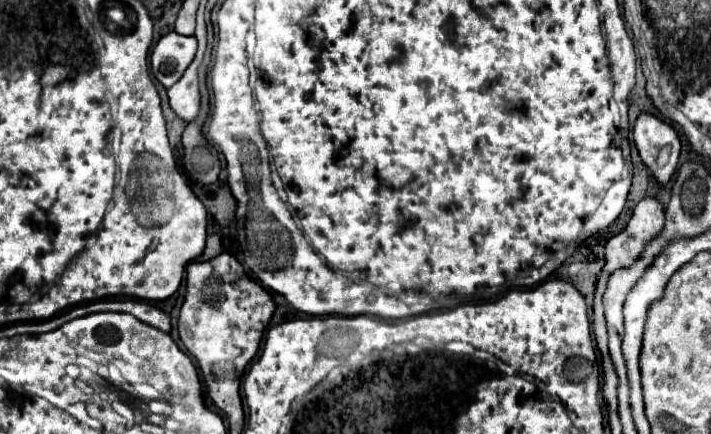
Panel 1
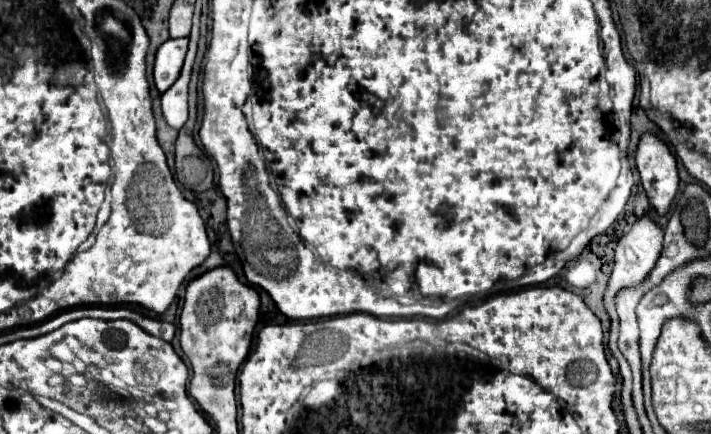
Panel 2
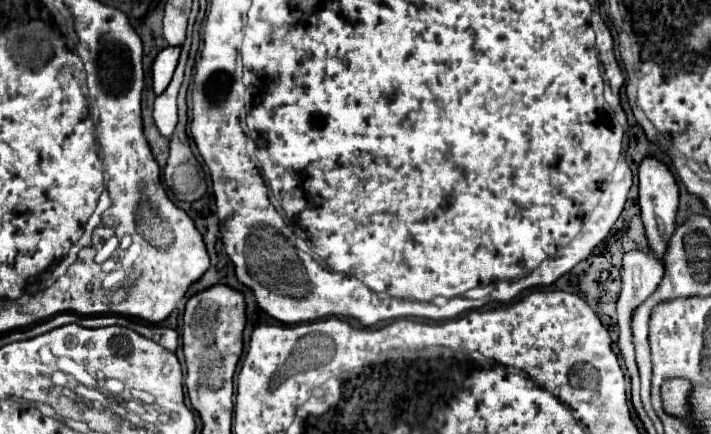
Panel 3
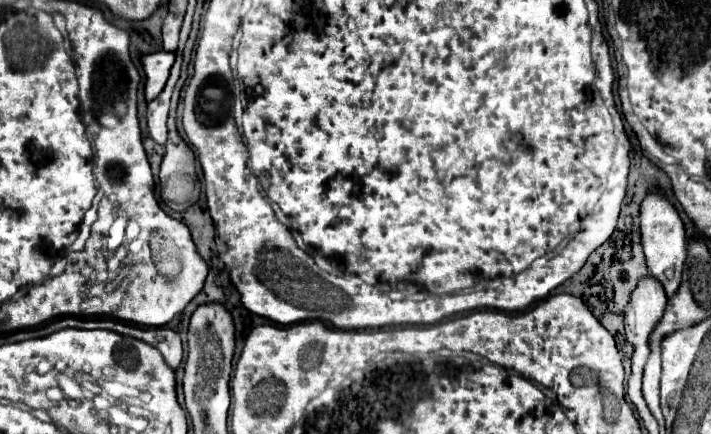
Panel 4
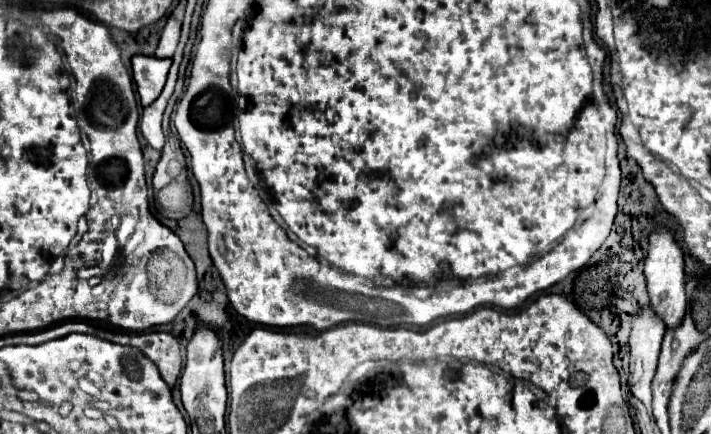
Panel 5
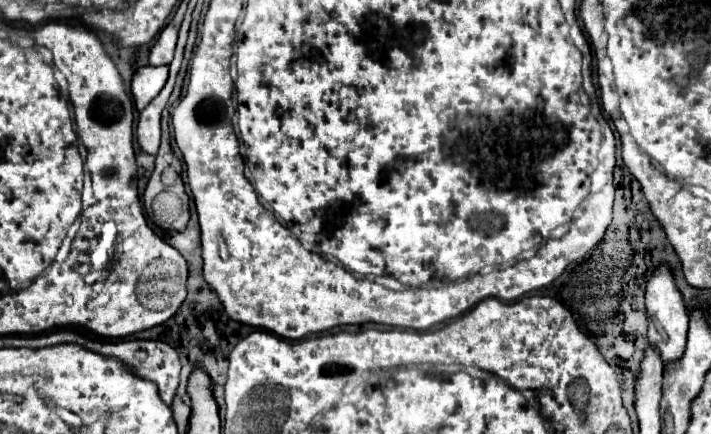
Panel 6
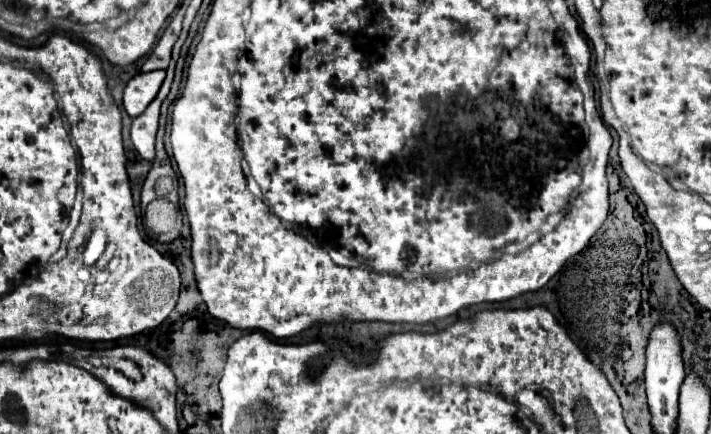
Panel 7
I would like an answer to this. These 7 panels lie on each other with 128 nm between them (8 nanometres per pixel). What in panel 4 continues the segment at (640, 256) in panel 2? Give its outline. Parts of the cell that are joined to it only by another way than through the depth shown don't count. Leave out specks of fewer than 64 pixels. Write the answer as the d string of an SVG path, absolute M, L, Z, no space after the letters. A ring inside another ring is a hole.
M646 276L644 280L638 282L638 288L632 292L632 298L626 306L626 312L624 312L624 326L626 326L626 340L634 346L634 352L636 352L636 340L640 340L640 332L644 332L644 344L648 344L648 336L652 334L652 330L658 326L662 314L664 314L664 308L666 308L666 296L664 296L664 288L660 288L660 284L656 282L656 278L652 276Z

